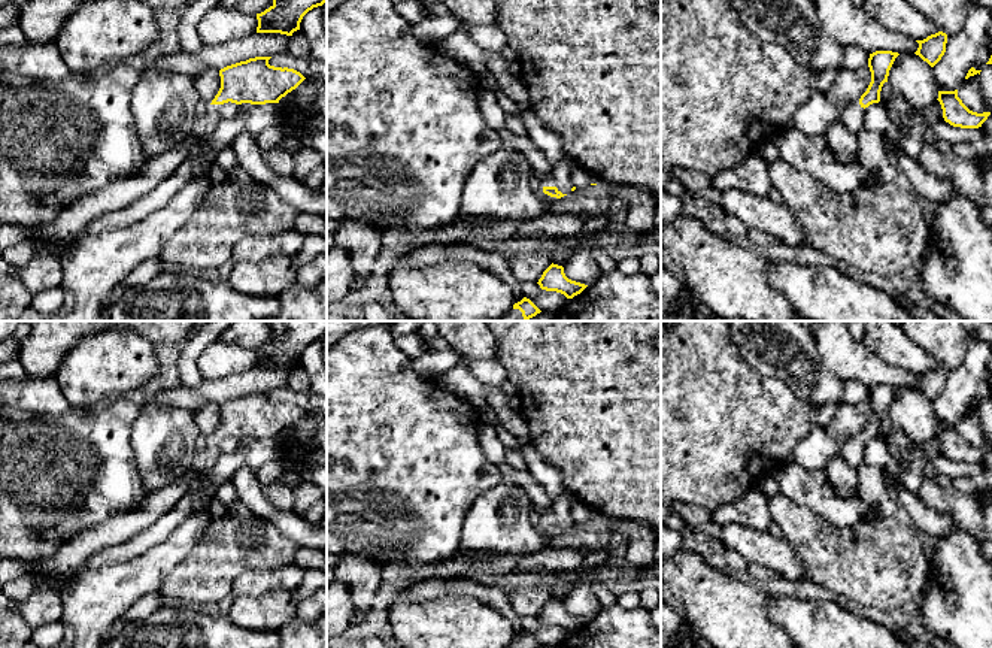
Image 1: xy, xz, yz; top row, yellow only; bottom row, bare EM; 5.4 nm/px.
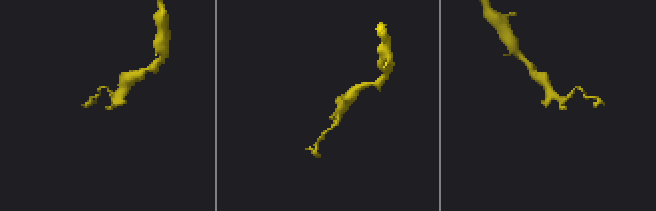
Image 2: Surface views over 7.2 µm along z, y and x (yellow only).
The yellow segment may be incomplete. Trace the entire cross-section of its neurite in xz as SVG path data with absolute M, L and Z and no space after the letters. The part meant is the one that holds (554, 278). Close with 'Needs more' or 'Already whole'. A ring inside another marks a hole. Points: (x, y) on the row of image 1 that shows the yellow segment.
M553 263L543 272L537 284L541 290L561 293L567 299L573 299L588 287L568 279L564 273L564 267Z. Already whole

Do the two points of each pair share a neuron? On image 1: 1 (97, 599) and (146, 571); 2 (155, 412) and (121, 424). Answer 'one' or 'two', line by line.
1: one
2: two

